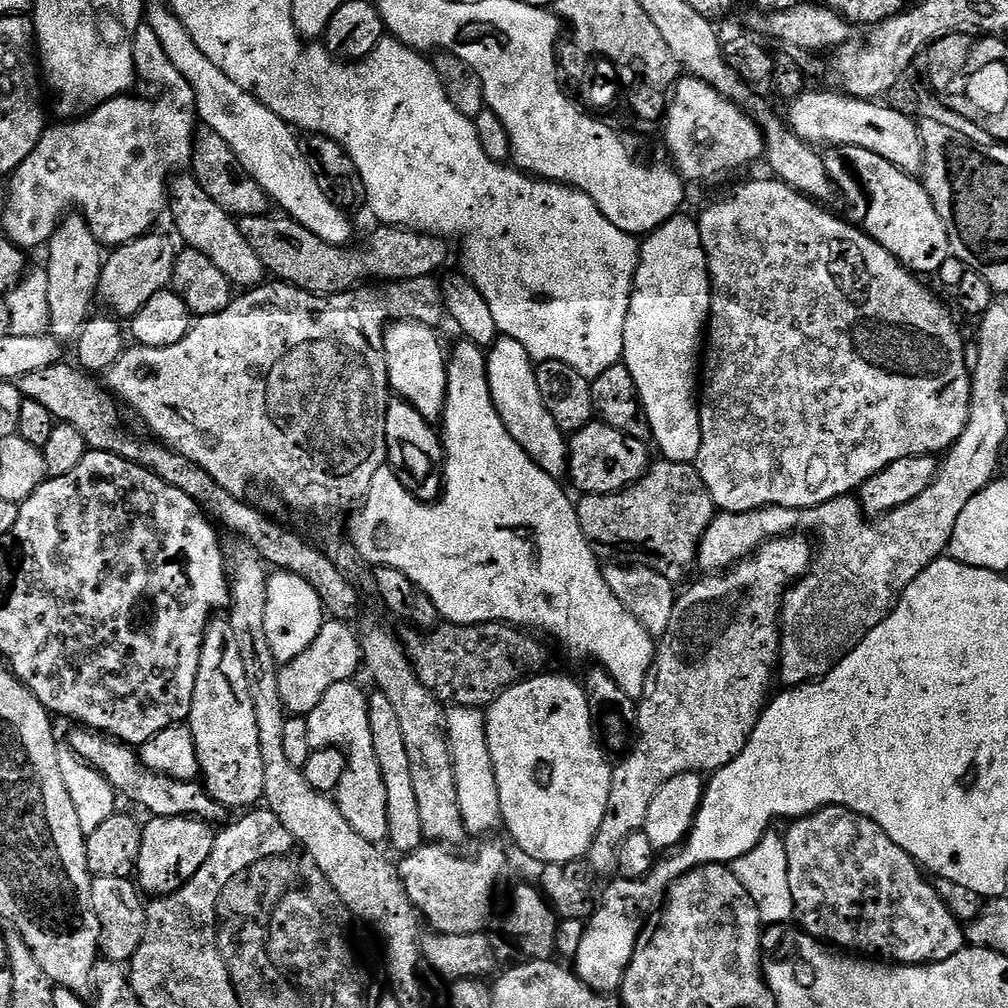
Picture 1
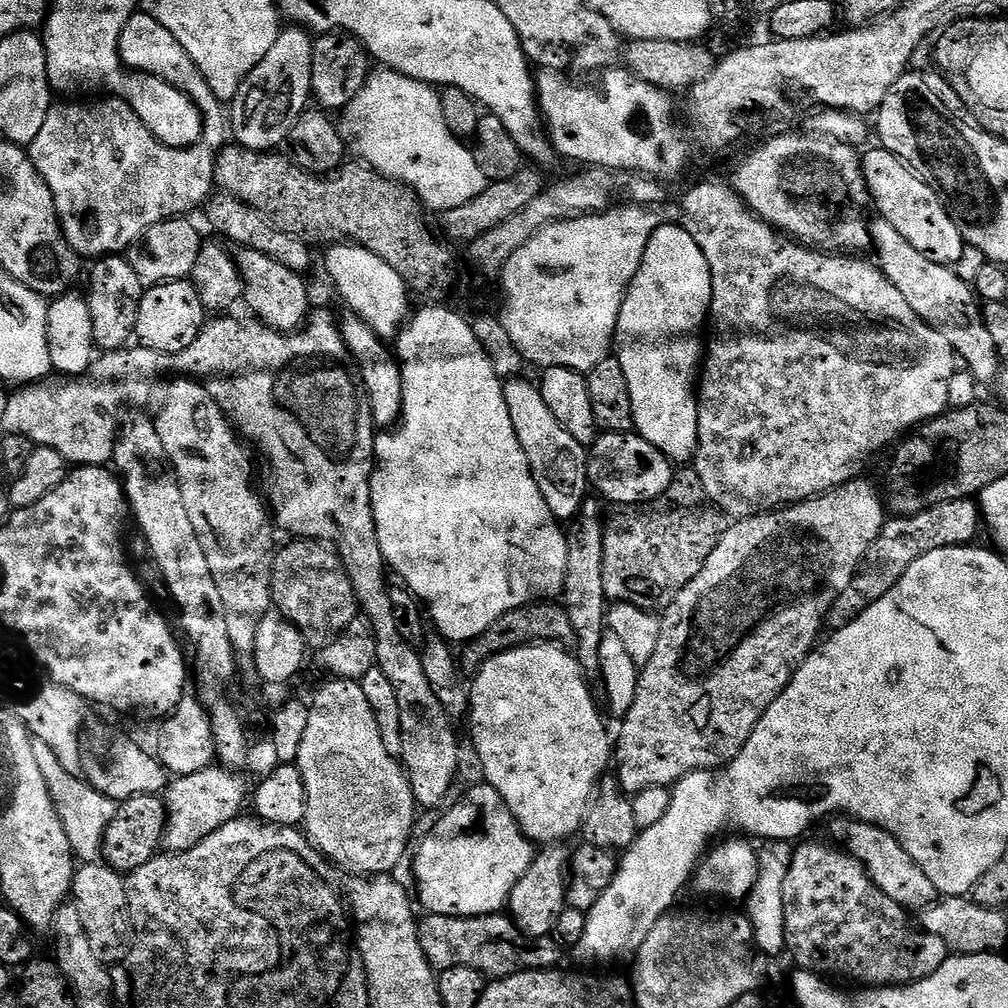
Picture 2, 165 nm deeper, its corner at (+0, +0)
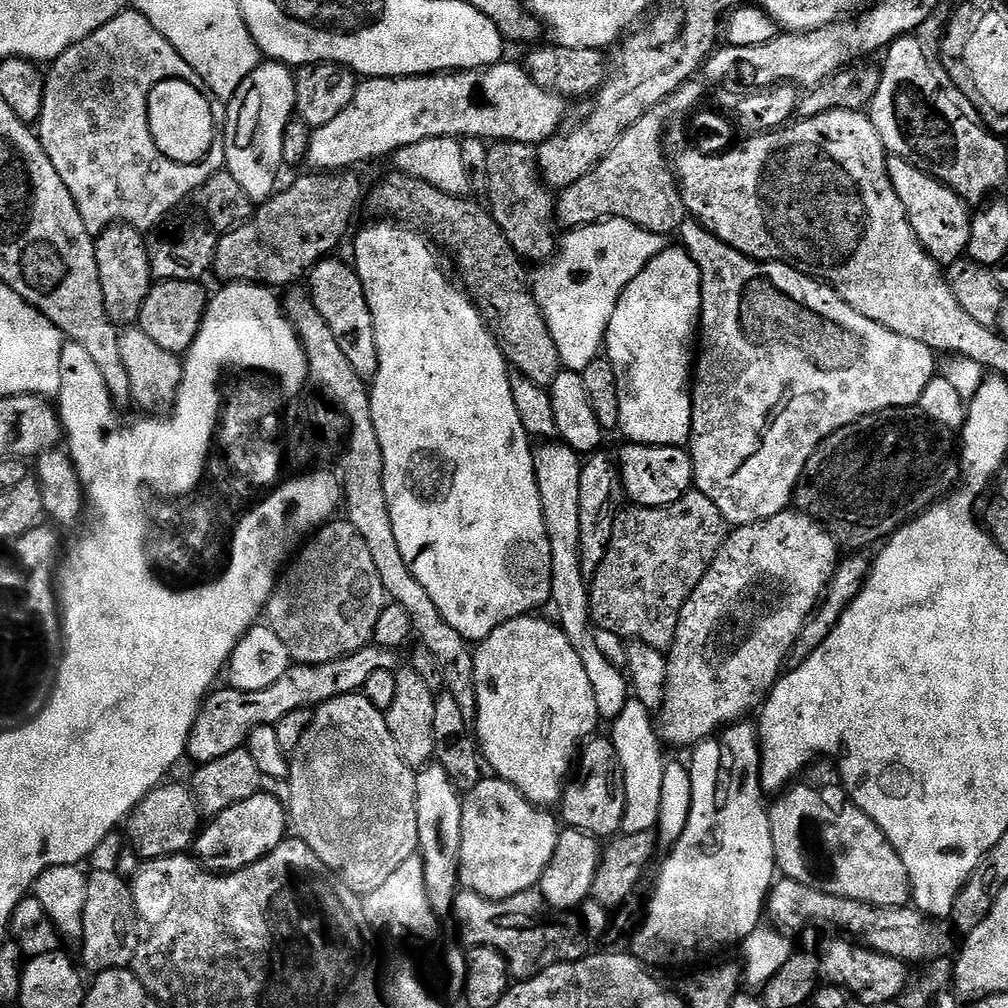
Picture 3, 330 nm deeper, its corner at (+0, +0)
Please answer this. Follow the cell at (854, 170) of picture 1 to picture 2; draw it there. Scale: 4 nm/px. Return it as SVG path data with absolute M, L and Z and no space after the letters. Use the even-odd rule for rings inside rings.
M876 146L873 152L865 151L862 163L864 181L868 183L868 194L874 208L876 204L878 216L890 222L914 249L925 254L931 262L956 265L962 257L965 243L940 195L903 160L899 160L894 153L887 152L882 146Z

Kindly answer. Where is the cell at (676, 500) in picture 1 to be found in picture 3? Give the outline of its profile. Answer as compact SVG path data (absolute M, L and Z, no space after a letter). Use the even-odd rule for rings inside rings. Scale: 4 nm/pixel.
M695 490L687 492L665 508L628 506L617 511L606 558L602 558L598 570L590 576L588 605L592 607L593 625L631 641L648 644L651 648L671 648L682 606L712 565L712 551L717 547L721 535L720 524L722 517L718 506L714 506L706 494Z

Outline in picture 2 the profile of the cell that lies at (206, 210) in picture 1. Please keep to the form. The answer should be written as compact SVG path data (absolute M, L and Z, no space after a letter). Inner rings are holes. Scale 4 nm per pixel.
M237 247L234 259L240 277L244 283L243 303L248 303L248 308L253 317L259 318L269 328L279 332L297 331L307 321L310 315L308 308L308 288L304 285L305 277L301 273L282 266L282 262L274 262L266 254L258 254L249 248Z

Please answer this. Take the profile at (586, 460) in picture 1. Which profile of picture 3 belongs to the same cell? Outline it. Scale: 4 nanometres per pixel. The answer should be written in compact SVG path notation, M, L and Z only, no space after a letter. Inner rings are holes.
M624 442L618 455L618 467L625 497L642 508L665 508L694 488L692 457L680 446L658 448L651 444Z

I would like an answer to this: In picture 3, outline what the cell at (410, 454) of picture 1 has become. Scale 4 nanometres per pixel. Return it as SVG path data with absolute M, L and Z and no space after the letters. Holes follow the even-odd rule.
M321 258L312 267L306 277L306 284L312 287L310 299L313 306L326 318L330 330L337 340L338 346L346 353L346 358L354 370L365 378L375 377L378 370L378 346L374 338L374 318L370 314L370 306L366 302L366 290L358 278L355 267L344 260Z

